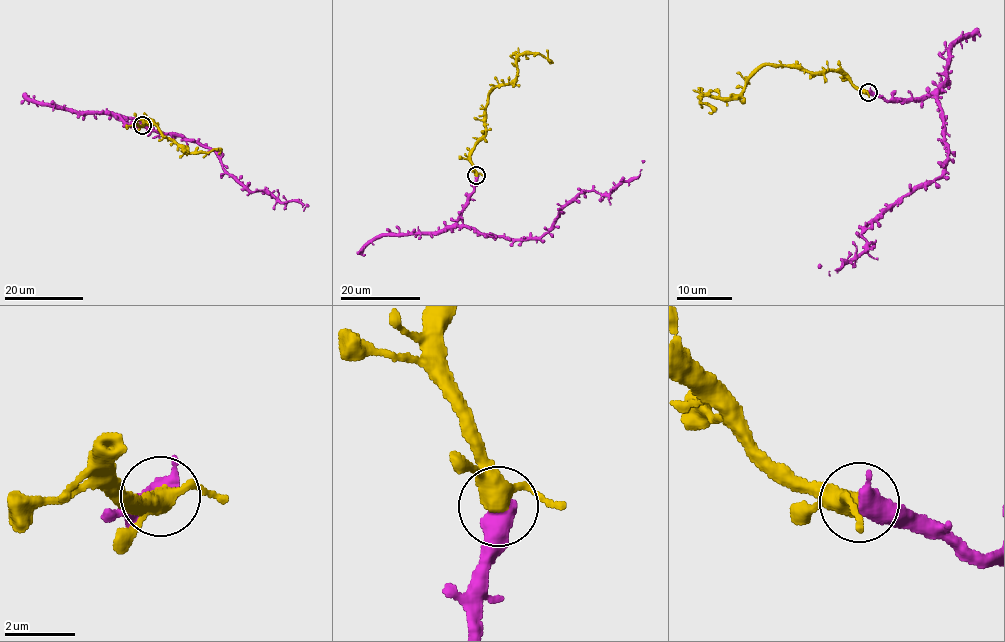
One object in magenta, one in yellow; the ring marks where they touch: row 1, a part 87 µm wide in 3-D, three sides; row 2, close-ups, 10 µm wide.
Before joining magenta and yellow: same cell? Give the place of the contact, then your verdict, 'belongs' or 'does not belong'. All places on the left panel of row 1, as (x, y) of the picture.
at (142, 125); belongs

